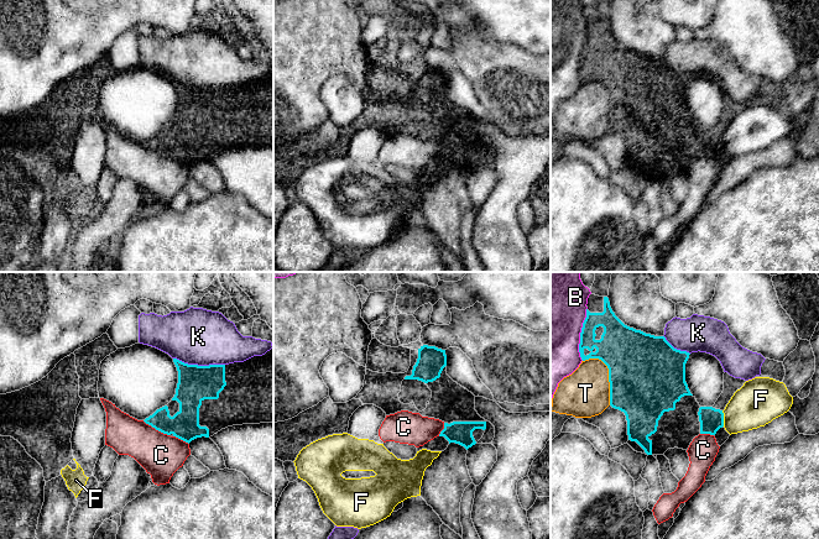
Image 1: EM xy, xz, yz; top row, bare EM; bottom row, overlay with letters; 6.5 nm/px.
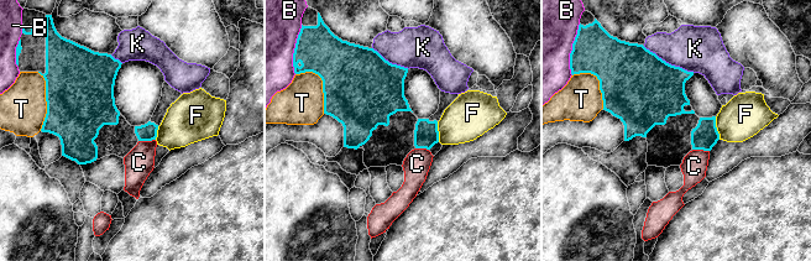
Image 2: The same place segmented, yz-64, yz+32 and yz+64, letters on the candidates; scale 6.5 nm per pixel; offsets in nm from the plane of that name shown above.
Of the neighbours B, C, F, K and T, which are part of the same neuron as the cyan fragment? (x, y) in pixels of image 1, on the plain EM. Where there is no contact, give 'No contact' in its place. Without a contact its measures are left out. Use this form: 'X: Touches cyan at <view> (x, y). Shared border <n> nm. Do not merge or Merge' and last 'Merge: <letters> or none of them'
B: Touches cyan at yz (580, 57). Shared border 340 nm. Do not merge
C: Touches cyan at xy (156, 152). Shared border 200 nm. Do not merge
F: Touches cyan at yz (723, 141). Shared border 110 nm. Do not merge
K: Touches cyan at xy (199, 89). Shared border 340 nm. Do not merge
T: Touches cyan at yz (609, 97). Shared border 340 nm. Do not merge
Merge: none of them

